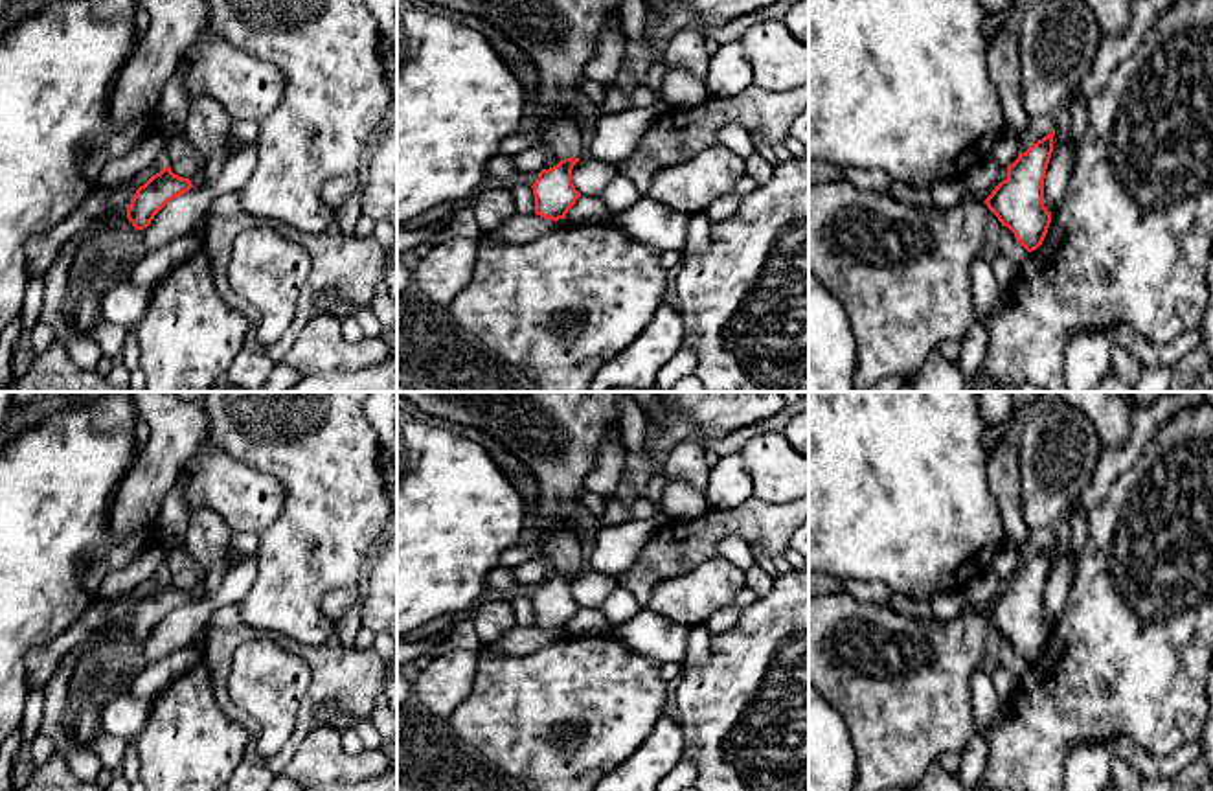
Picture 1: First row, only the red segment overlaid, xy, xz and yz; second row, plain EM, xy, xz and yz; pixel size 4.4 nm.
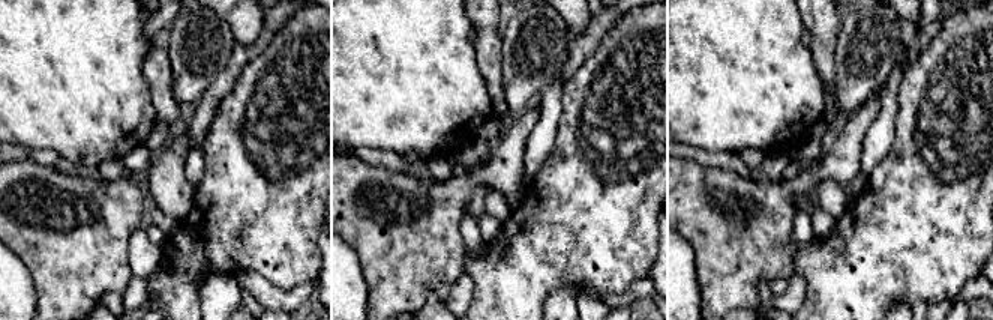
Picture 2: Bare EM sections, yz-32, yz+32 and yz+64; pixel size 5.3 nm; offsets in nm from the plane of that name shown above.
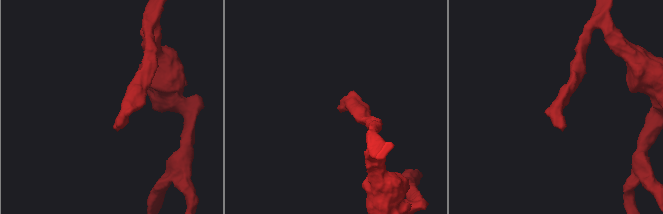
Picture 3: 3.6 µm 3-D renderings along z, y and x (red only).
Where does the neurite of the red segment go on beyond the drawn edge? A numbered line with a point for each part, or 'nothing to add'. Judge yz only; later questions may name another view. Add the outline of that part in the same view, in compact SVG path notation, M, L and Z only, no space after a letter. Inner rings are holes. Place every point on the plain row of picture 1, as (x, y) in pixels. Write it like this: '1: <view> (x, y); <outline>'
1: yz (903, 685); M845 592L809 600L809 682L840 712L858 758L855 791L913 791L943 752L961 754L978 734L970 677L983 670L985 627L980 611L943 622L913 618L891 607L858 602Z

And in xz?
1: xz (555, 435); M397 392L419 412L470 425L504 443L527 465L538 482L535 528L542 543L540 557L559 572L579 570L581 493L595 464L599 441L610 423L619 421L621 392Z

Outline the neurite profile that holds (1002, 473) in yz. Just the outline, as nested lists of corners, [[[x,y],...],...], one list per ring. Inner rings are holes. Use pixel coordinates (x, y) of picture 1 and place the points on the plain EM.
[[[1005,440],[987,449],[985,478],[998,504],[1005,541],[1015,546],[1026,545],[1031,532],[1022,517],[1018,453]]]

